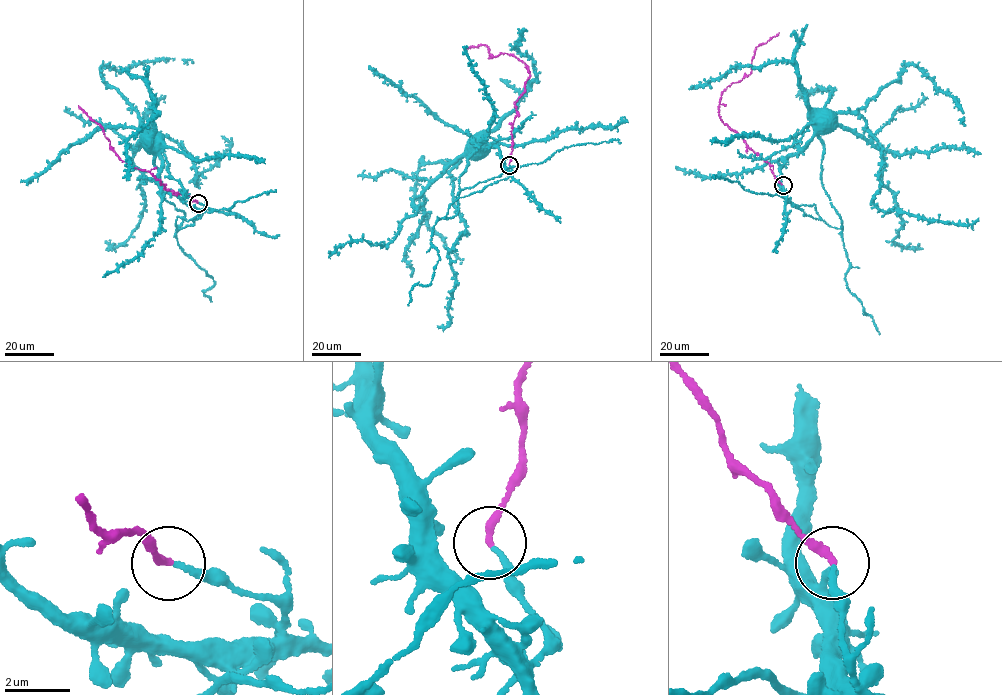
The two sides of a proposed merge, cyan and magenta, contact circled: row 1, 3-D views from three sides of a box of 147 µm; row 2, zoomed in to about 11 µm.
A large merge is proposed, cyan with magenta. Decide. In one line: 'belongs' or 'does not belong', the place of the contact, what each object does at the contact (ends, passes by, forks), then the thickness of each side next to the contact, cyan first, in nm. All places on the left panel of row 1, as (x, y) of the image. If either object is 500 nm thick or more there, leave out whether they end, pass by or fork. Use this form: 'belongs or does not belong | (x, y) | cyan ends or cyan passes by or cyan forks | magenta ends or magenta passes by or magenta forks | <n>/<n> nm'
belongs | (198, 203) | cyan ends | magenta ends | 180/240 nm

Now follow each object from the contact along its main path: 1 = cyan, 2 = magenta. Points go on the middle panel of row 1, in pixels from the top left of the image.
1: (509, 165), (512, 174), (503, 165), (497, 147), (483, 141), (478, 145), (483, 150), (474, 139), (475, 144)
2: (509, 165), (514, 103), (524, 92), (528, 70), (507, 53), (488, 58), (484, 44), (465, 47)

